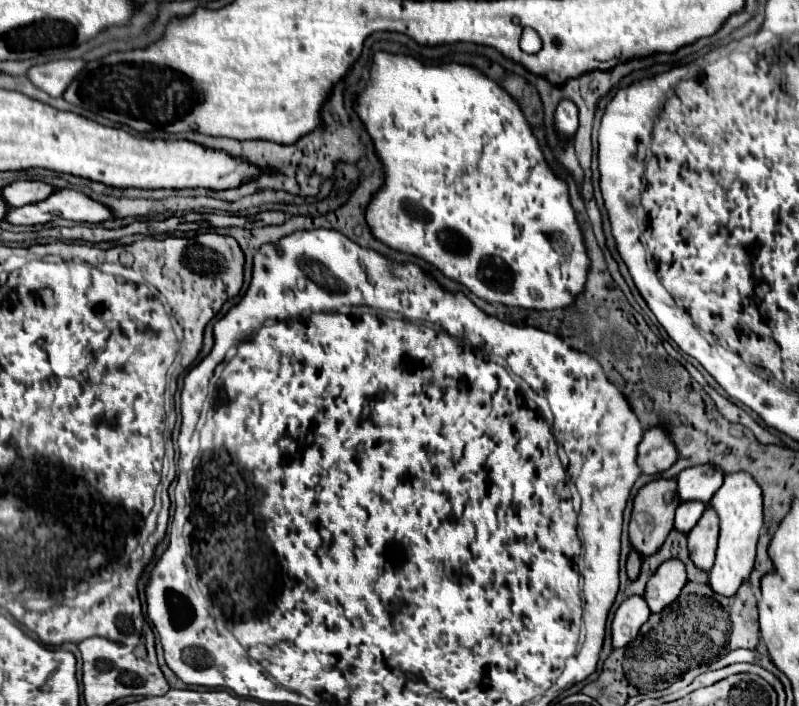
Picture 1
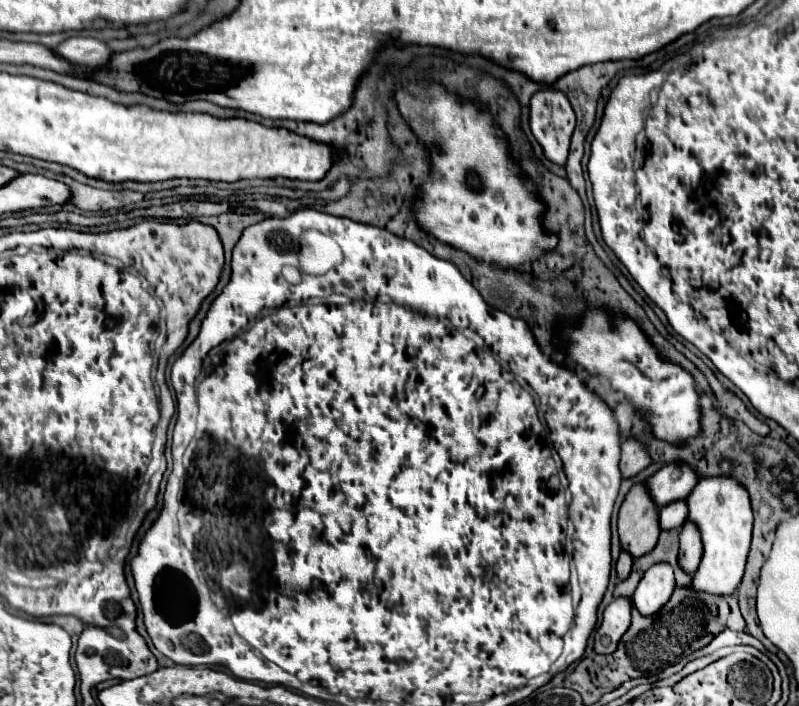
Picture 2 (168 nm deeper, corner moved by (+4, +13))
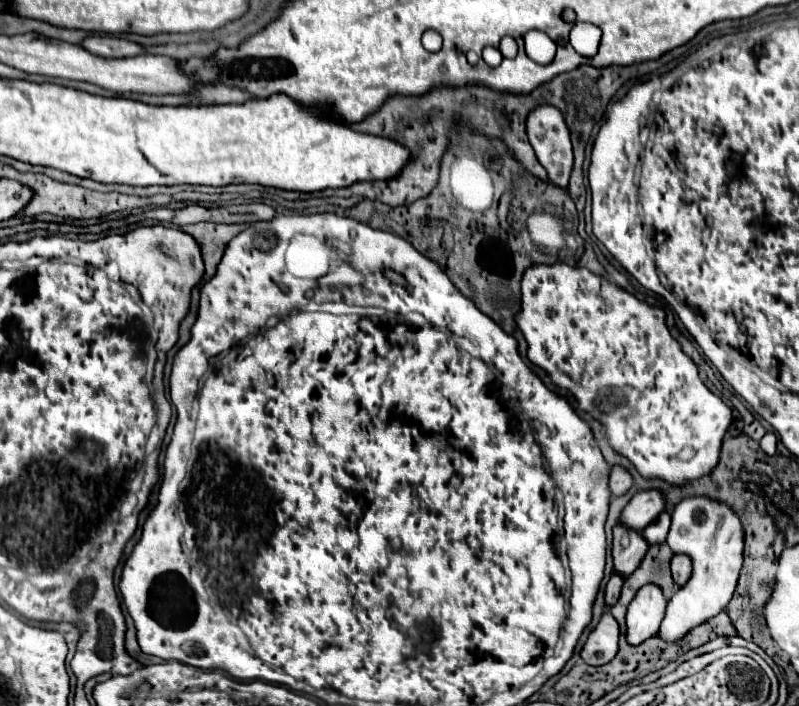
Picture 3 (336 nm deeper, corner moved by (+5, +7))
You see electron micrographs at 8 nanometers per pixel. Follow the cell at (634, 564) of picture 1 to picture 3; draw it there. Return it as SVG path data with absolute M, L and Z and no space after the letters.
M613 573L609 583L607 583L607 587L605 587L605 603L607 605L615 605L617 603L619 593L621 593L621 585L623 585L623 579L617 573Z

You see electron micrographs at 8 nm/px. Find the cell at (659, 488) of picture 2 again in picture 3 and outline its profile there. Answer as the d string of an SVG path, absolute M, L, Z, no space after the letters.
M655 489L649 491L639 491L631 497L631 501L625 505L619 517L619 525L635 531L643 531L647 523L657 519L657 515L663 511L665 501L663 495Z

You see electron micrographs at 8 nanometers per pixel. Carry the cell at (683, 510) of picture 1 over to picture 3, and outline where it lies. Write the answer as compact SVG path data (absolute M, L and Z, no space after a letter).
M661 513L653 523L647 525L647 529L643 529L643 539L647 539L649 545L657 545L657 543L663 543L665 537L667 537L667 531L669 531L669 525L671 525L671 515L669 513Z

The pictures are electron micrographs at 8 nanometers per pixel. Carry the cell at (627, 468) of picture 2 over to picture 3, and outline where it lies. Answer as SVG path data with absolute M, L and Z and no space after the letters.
M613 467L611 469L611 473L609 473L609 491L611 491L613 497L619 497L619 495L627 493L631 485L633 485L633 479L623 467Z

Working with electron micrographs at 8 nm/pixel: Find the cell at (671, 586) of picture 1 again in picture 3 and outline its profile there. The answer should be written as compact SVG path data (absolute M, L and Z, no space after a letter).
M645 585L637 591L635 599L627 607L627 643L637 645L657 635L659 625L665 615L667 599L655 585Z

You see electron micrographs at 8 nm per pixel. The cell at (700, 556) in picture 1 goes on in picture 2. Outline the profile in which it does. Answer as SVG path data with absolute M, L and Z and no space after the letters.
M686 521L680 529L680 567L688 573L696 573L704 547L700 545L700 531L692 521Z

